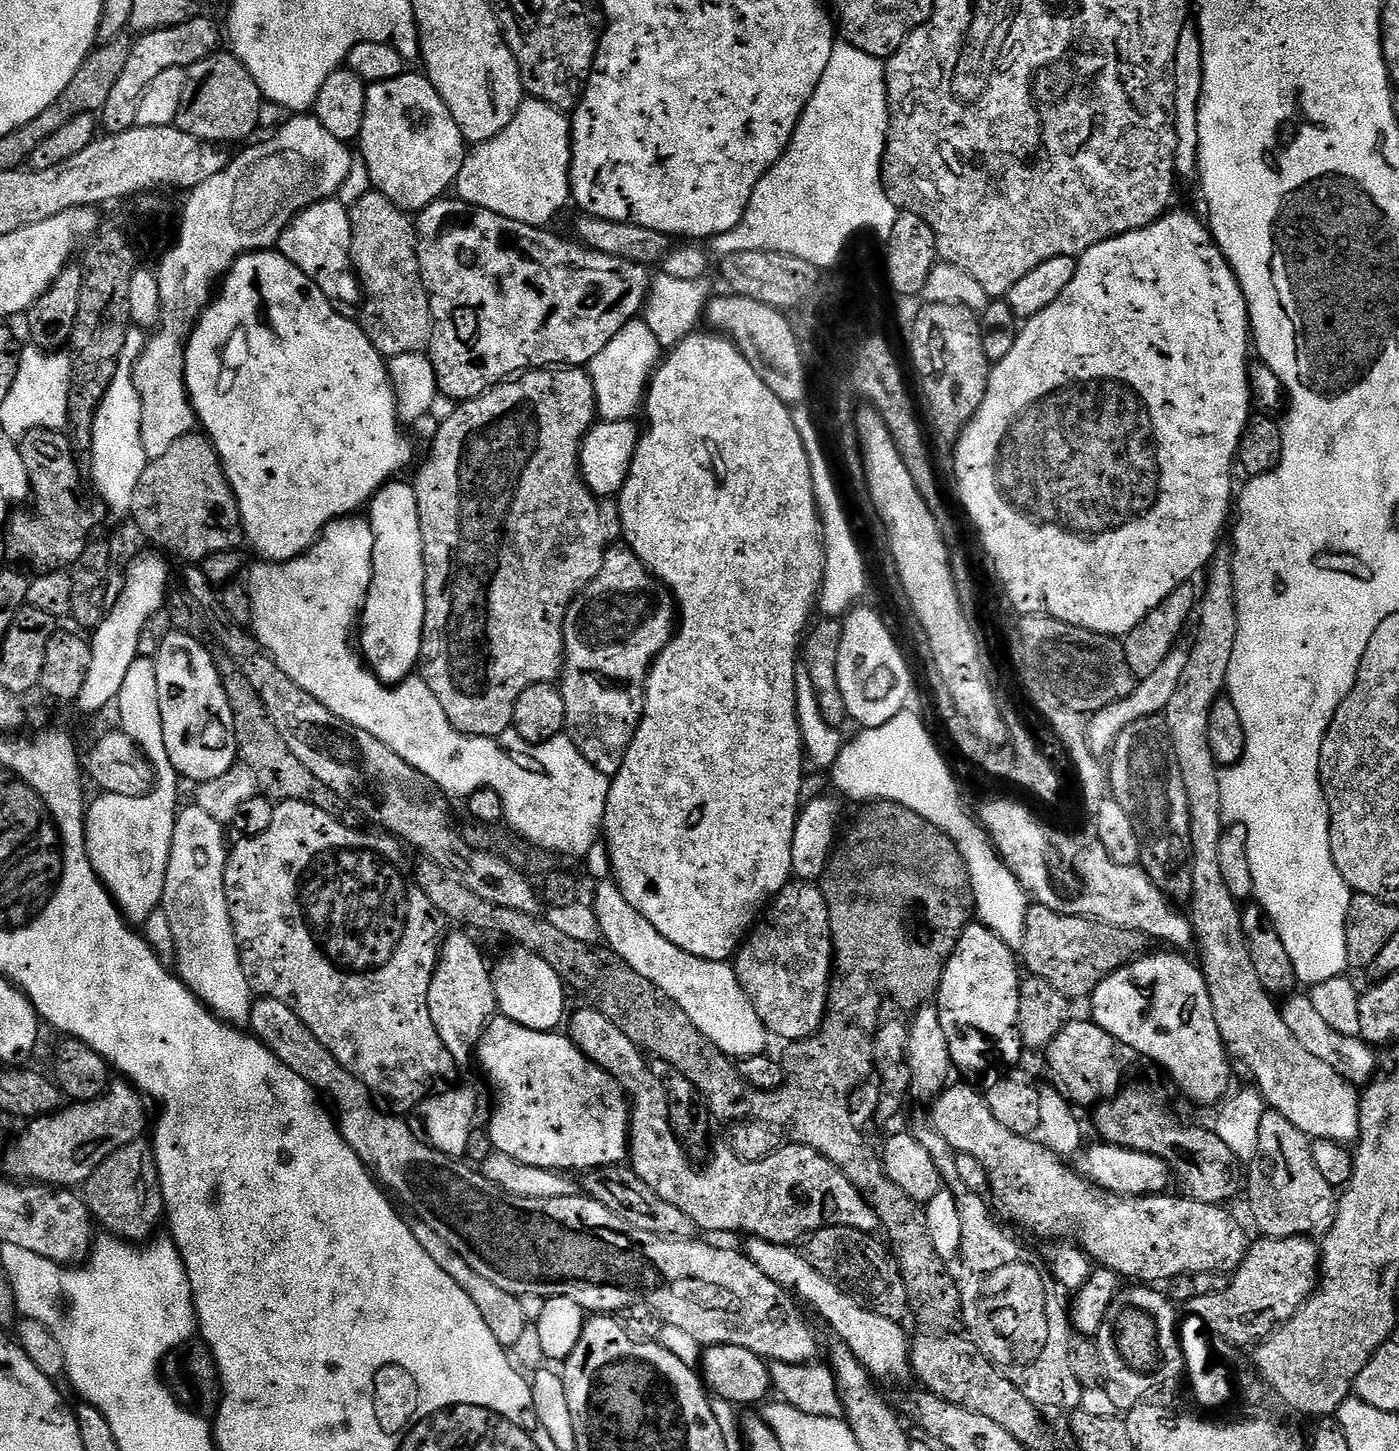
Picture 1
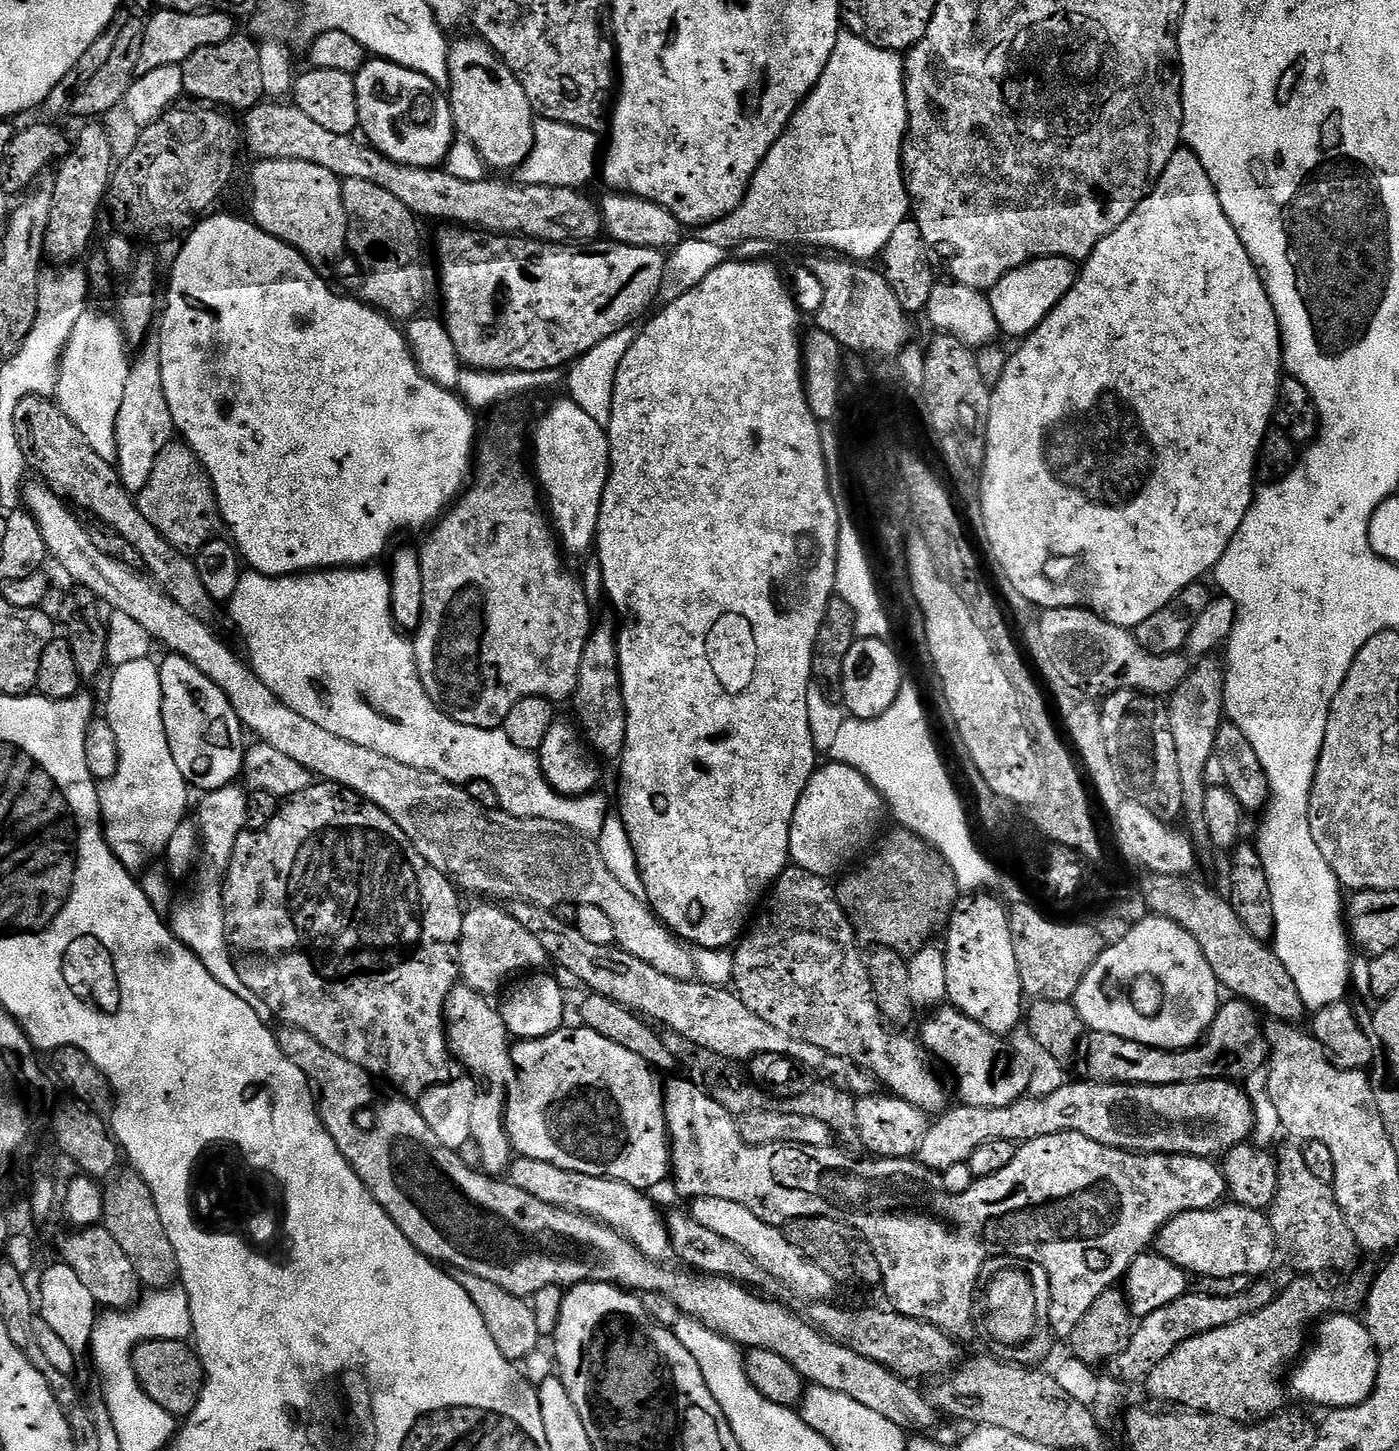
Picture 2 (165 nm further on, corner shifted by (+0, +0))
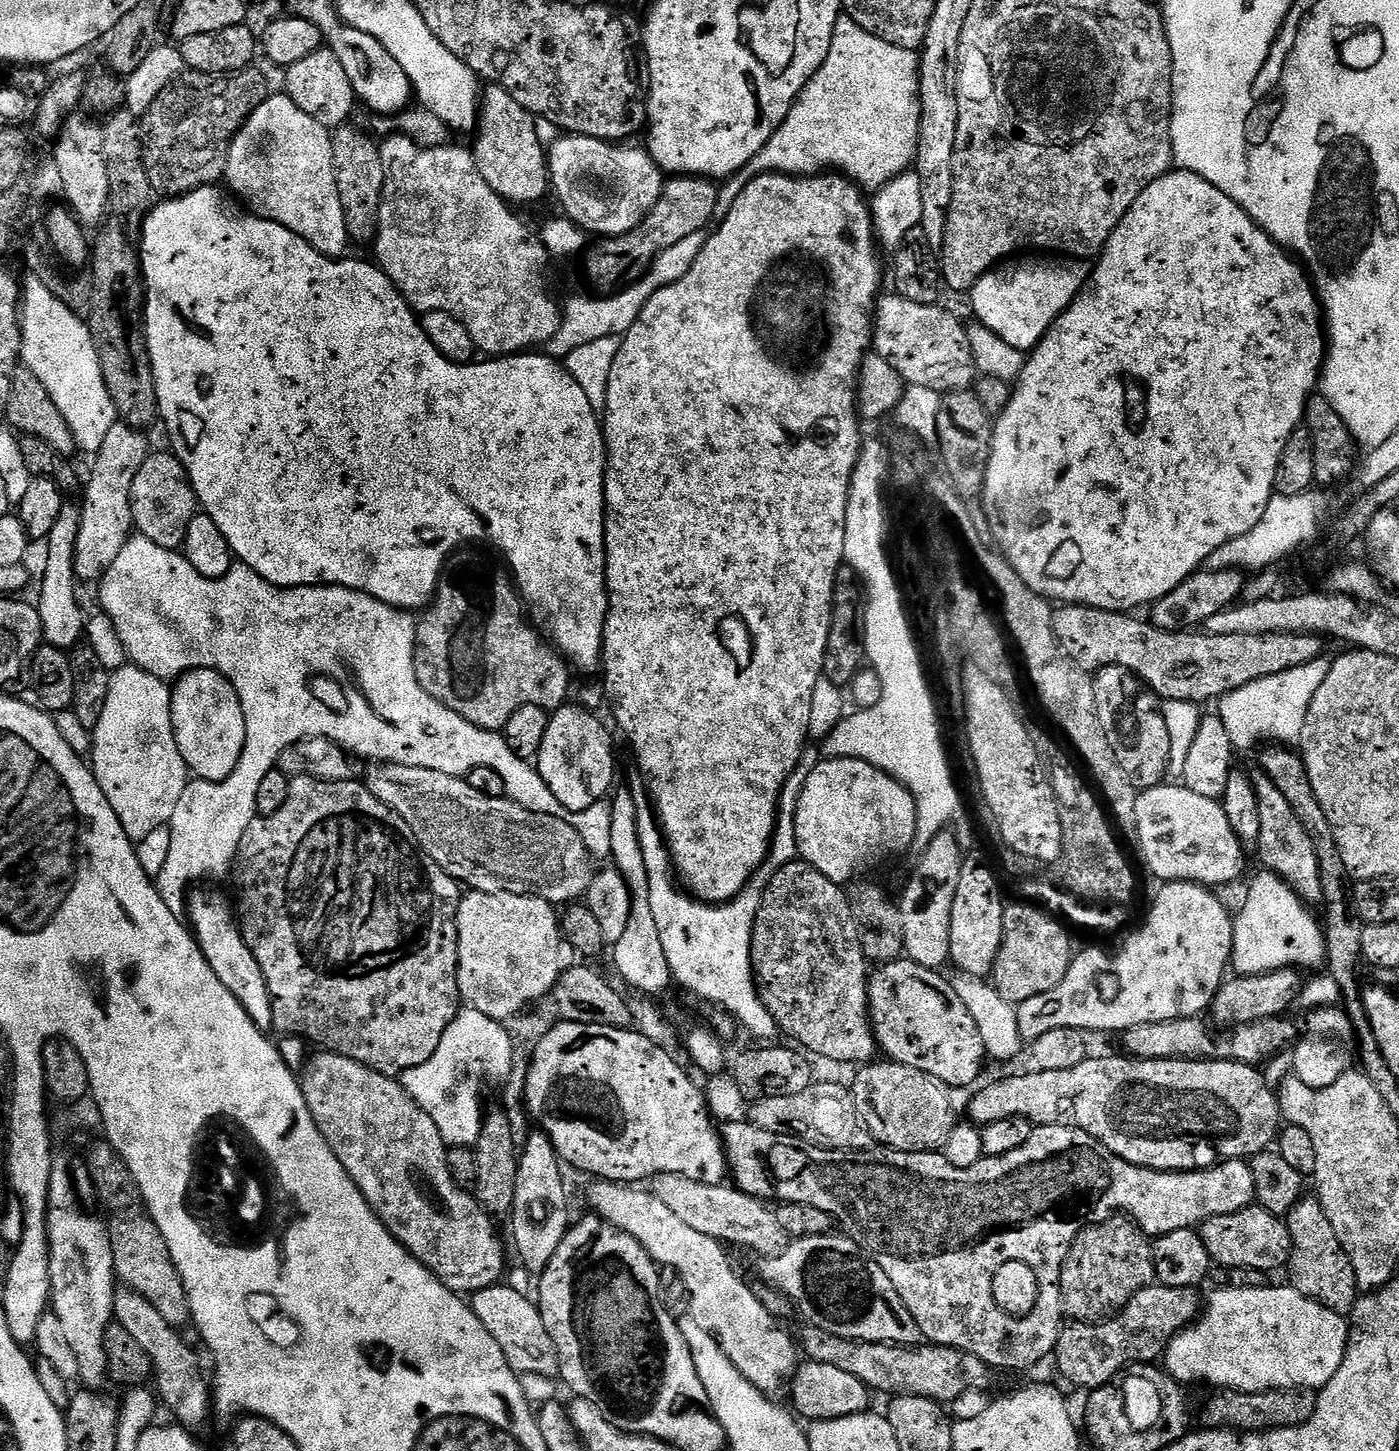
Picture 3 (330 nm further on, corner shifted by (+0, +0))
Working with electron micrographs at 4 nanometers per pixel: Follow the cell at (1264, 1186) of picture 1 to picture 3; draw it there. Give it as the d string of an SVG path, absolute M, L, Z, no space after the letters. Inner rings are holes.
M1300 1199L1286 1217L1292 1239L1292 1257L1286 1265L1286 1272L1292 1275L1291 1287L1297 1288L1307 1300L1318 1302L1330 1310L1351 1313L1358 1299L1354 1266L1342 1250L1334 1226L1330 1226L1330 1218L1326 1218L1326 1210L1322 1210L1319 1199L1308 1199Z

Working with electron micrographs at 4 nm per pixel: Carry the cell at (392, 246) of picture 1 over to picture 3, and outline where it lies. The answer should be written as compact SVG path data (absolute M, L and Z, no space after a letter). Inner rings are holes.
M349 122L343 128L335 129L332 132L332 157L334 158L334 178L338 182L338 198L342 198L342 210L346 214L346 226L348 227L349 237L353 241L368 240L371 241L376 234L376 219L378 218L378 210L380 209L380 195L384 189L384 167L382 166L382 158L380 157L380 144L372 141L366 133L360 128L355 128L355 123Z

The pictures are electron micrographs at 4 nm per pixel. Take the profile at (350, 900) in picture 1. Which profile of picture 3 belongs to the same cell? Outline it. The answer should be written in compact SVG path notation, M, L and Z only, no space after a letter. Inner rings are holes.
M294 776L290 779L290 798L282 805L278 814L257 816L250 822L249 828L242 834L241 844L237 848L235 863L231 866L231 878L236 879L238 904L238 923L250 954L258 958L266 986L270 990L272 1009L274 1010L273 1029L281 1037L299 1036L305 1042L311 1042L317 1049L325 1052L337 1052L370 1070L383 1076L398 1078L406 1070L422 1066L434 1058L446 1026L454 1022L462 1007L460 987L458 986L458 926L456 915L462 899L461 885L434 858L422 850L414 830L394 810L390 810L374 794L370 794L367 783L359 779L346 782L322 782L309 776Z

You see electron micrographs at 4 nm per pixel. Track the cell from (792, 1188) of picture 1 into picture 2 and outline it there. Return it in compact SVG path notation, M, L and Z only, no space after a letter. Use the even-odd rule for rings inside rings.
M691 1078L684 1080L667 1081L663 1089L664 1094L664 1117L668 1122L668 1139L670 1141L670 1176L676 1179L676 1188L682 1195L692 1200L698 1198L726 1198L726 1202L738 1202L738 1206L746 1206L750 1214L758 1214L762 1222L784 1226L788 1221L802 1219L807 1216L822 1217L844 1221L850 1227L854 1227L872 1245L874 1254L877 1255L881 1274L885 1279L882 1288L888 1291L888 1300L895 1311L903 1316L918 1318L938 1326L947 1336L961 1338L974 1332L974 1309L978 1304L978 1285L980 1271L984 1263L994 1256L1016 1256L1019 1260L1033 1260L1038 1266L1042 1266L1048 1275L1050 1282L1050 1294L1052 1305L1048 1311L1048 1322L1052 1325L1053 1333L1057 1337L1068 1338L1074 1333L1074 1328L1085 1317L1095 1300L1106 1290L1111 1289L1117 1282L1123 1281L1128 1274L1128 1267L1155 1241L1164 1228L1166 1222L1170 1222L1178 1214L1190 1210L1206 1210L1215 1208L1225 1199L1226 1185L1224 1174L1219 1163L1202 1156L1174 1156L1171 1154L1137 1154L1123 1152L1120 1148L1102 1146L1090 1138L1086 1138L1077 1132L1059 1132L1042 1138L1023 1141L1017 1147L1014 1154L1014 1162L1006 1166L993 1176L981 1176L973 1179L970 1190L965 1192L948 1192L944 1188L944 1177L939 1172L932 1171L919 1159L905 1158L903 1160L890 1160L887 1158L867 1158L859 1164L851 1160L844 1152L839 1152L836 1146L819 1148L818 1146L802 1146L801 1144L746 1144L740 1133L737 1117L728 1109L723 1108L714 1097L708 1095L701 1085Z

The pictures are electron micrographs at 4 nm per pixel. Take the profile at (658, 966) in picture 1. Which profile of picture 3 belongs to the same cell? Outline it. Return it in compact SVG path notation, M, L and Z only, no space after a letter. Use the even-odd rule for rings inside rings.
M372 762L367 767L366 783L370 794L403 818L406 826L414 830L414 838L418 838L425 854L434 858L434 862L438 862L446 874L453 876L457 884L469 884L467 887L471 891L486 894L505 892L537 896L554 906L567 906L587 897L594 875L594 861L578 830L574 830L570 822L550 814L531 812L507 798L491 800L486 798L486 794L478 794L478 790L474 790L467 779L442 774L438 770L383 762Z

